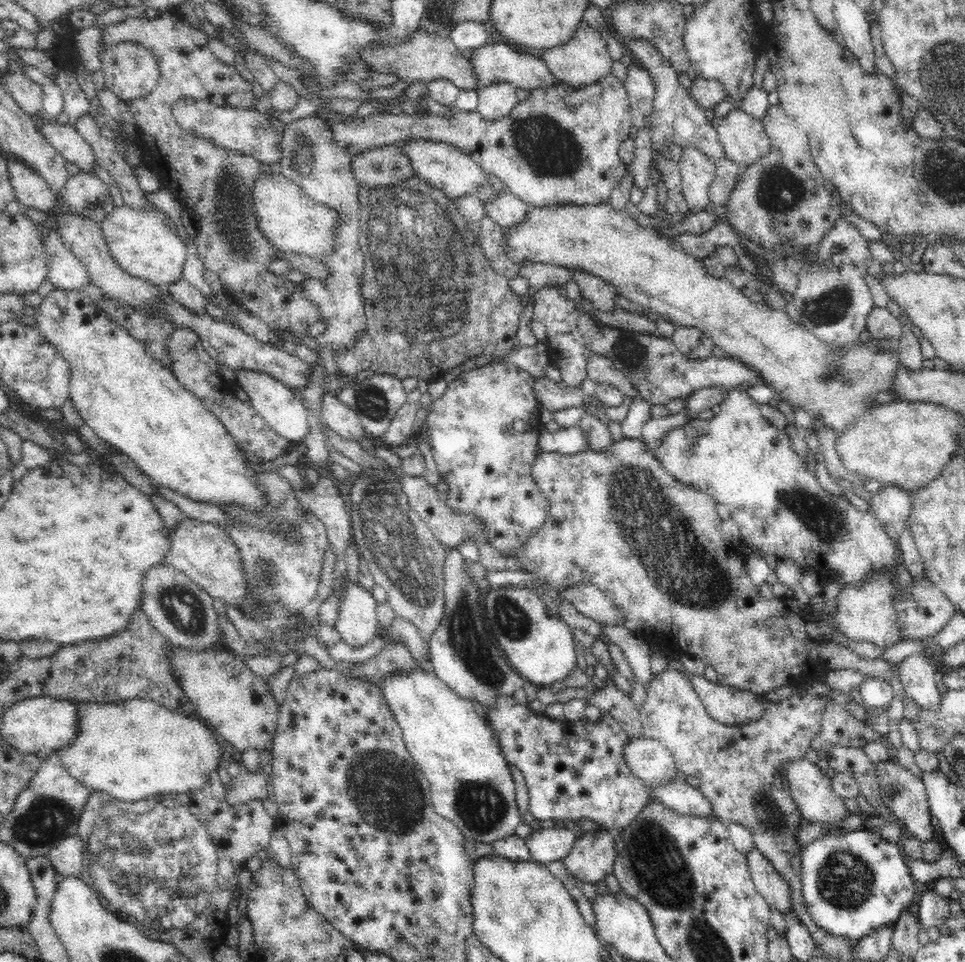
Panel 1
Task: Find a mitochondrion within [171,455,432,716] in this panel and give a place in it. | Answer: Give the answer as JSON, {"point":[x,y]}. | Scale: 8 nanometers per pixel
{"point":[268,575]}

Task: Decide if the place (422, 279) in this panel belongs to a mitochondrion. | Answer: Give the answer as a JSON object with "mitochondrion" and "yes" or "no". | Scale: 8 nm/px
{"mitochondrion":"yes"}

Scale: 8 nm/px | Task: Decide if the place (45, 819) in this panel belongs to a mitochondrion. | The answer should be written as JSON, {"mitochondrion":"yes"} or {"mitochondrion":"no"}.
{"mitochondrion":"yes"}

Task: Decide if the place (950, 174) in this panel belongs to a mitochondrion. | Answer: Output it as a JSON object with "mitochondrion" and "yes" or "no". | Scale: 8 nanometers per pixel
{"mitochondrion":"yes"}

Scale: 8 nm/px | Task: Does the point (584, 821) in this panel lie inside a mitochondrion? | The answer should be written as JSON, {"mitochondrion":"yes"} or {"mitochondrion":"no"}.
{"mitochondrion":"no"}

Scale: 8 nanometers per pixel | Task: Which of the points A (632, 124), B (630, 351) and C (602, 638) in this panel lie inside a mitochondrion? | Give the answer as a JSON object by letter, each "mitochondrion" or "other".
{"A":"other","B":"mitochondrion","C":"other"}

